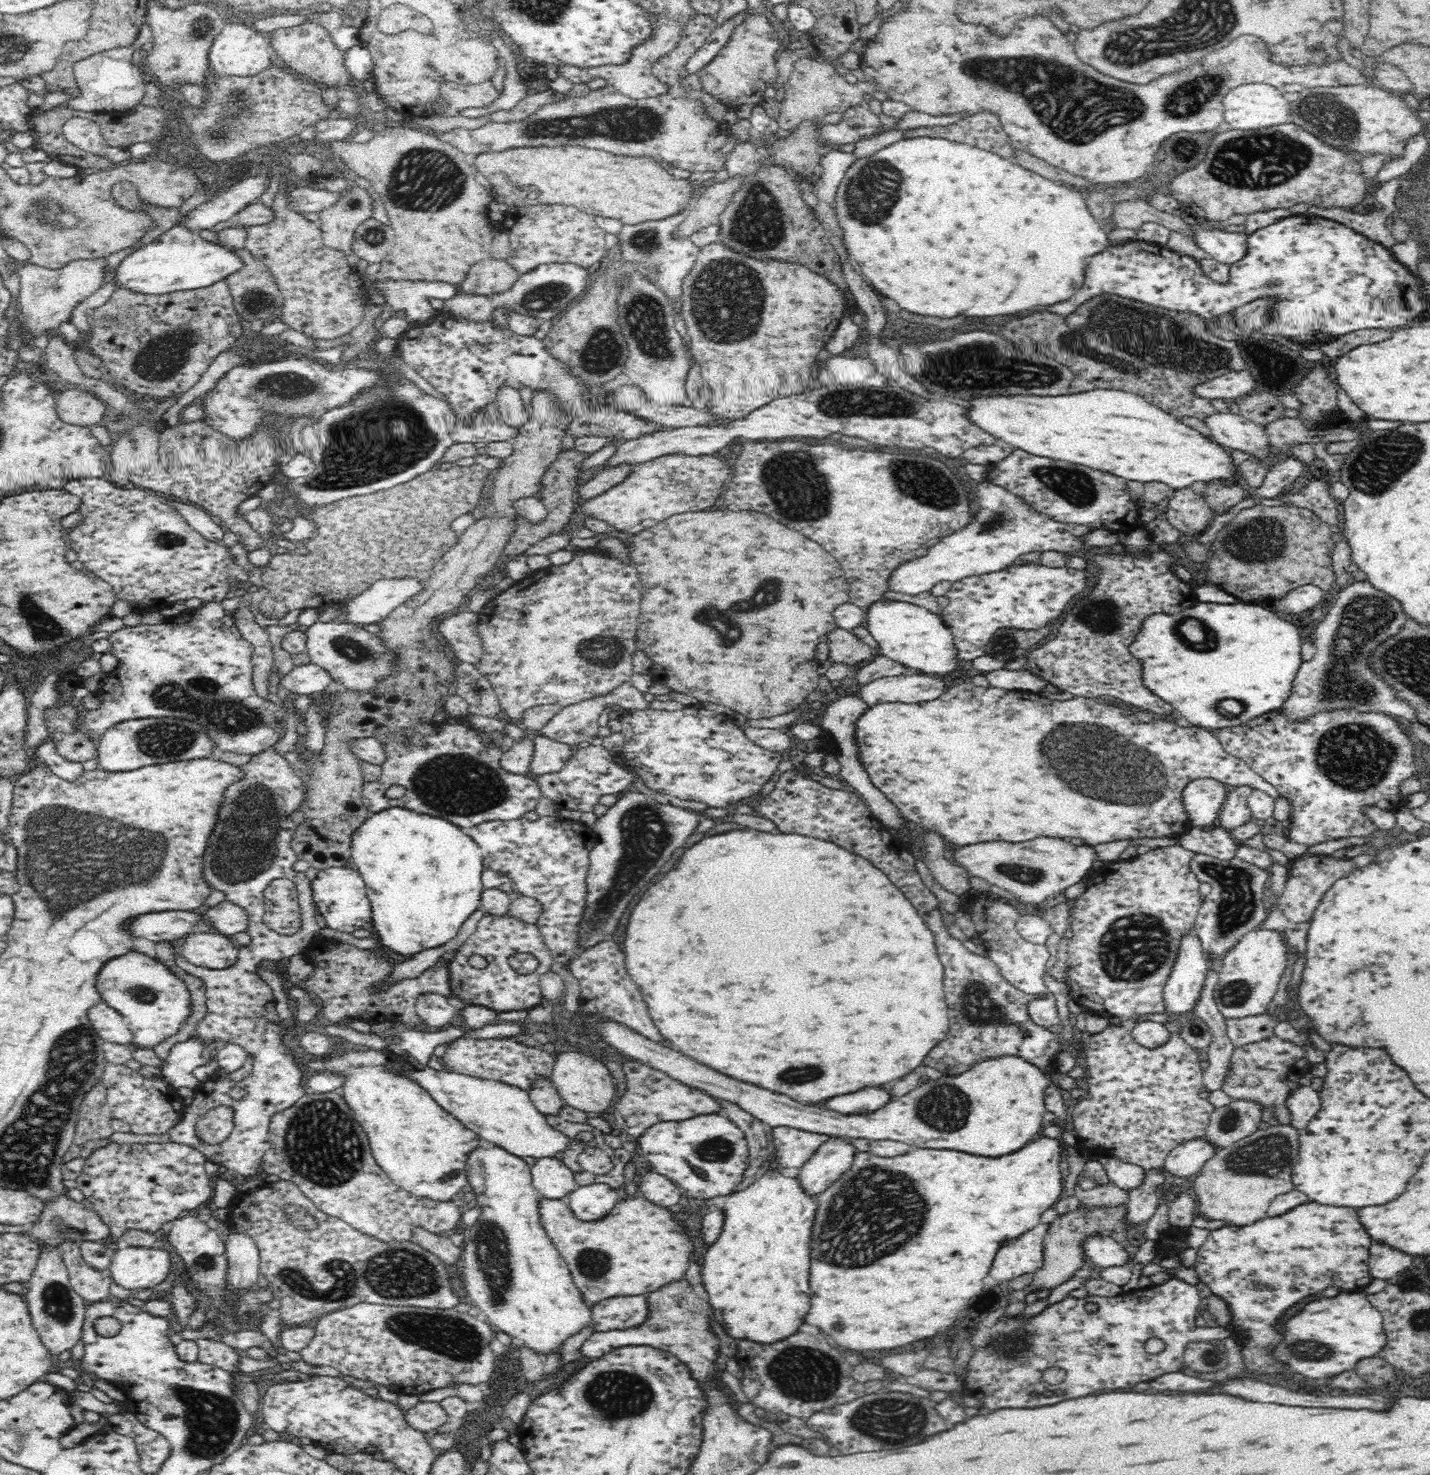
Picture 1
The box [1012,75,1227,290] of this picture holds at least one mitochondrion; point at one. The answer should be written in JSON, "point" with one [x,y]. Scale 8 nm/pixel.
{"point":[1182,145]}

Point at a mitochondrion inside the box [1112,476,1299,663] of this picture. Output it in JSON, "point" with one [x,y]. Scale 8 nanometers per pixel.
{"point":[1261,538]}

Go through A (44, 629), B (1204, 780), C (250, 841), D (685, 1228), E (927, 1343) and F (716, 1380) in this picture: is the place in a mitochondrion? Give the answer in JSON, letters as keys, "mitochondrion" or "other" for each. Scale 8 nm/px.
{"A":"mitochondrion","B":"other","C":"mitochondrion","D":"other","E":"other","F":"other"}

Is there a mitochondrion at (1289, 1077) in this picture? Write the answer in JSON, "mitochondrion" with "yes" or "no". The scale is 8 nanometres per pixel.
{"mitochondrion":"no"}

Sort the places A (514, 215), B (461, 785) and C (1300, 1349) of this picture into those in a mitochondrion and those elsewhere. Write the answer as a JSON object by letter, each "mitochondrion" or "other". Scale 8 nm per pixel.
{"A":"other","B":"mitochondrion","C":"mitochondrion"}

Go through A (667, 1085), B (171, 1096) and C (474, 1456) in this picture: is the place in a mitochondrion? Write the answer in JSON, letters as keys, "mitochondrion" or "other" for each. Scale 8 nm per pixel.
{"A":"other","B":"other","C":"other"}

